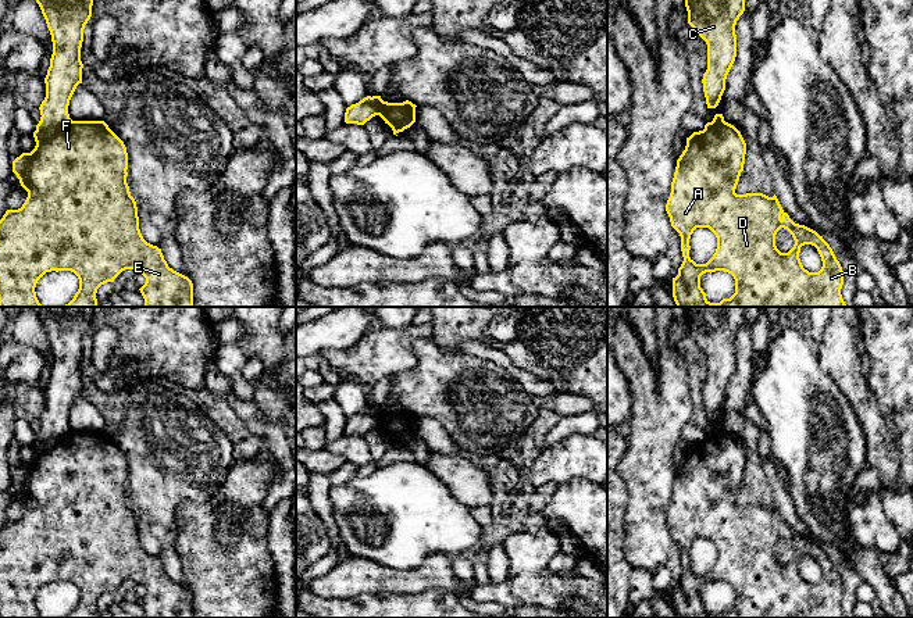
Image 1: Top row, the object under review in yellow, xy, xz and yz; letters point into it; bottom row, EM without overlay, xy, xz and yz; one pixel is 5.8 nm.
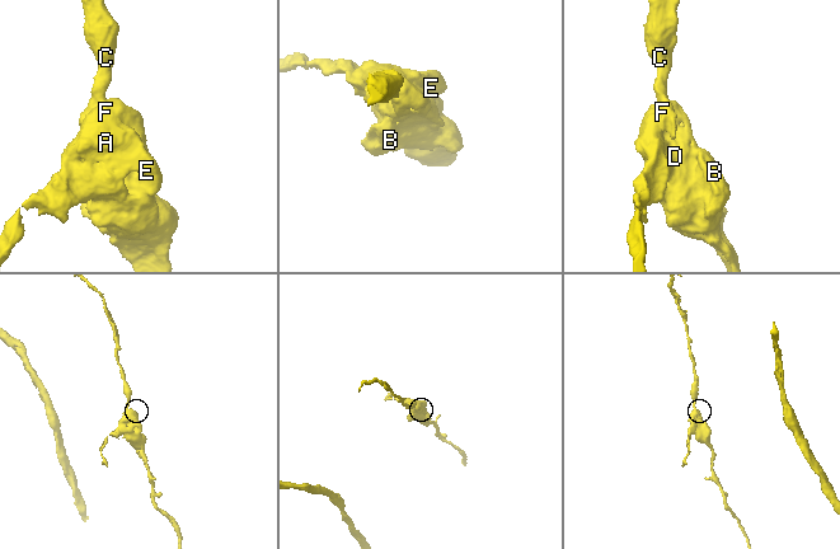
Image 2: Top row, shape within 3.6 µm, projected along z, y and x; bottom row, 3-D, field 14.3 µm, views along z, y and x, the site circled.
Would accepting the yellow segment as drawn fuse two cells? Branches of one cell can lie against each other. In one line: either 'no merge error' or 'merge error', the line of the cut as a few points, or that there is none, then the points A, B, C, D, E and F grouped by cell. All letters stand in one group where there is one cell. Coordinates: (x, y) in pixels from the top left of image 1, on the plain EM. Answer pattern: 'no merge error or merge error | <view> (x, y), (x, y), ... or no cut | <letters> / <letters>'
merge error | xy (71, 431), (38, 457), (31, 468), (27, 492), (22, 497) | A B D E F / C

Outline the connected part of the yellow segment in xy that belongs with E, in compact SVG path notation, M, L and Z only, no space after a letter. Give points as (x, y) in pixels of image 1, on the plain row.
M69 432L57 443L38 457L35 465L31 468L28 479L26 493L22 497L28 503L28 508L21 519L7 521L0 531L0 618L43 618L36 608L36 594L46 585L51 582L71 582L79 590L79 600L74 610L63 618L97 618L96 604L97 600L114 590L125 581L135 581L140 583L146 593L139 600L145 618L192 618L193 617L193 594L192 592L168 578L161 560L147 554L139 540L139 528L135 510L131 507L129 497L126 494L128 487L128 464L124 453L108 439L104 432Z

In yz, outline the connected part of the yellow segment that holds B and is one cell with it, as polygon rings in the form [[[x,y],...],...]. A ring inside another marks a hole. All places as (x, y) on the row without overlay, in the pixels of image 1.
[[[725,432],[707,433],[705,436],[703,442],[693,443],[689,449],[686,449],[685,461],[682,462],[682,465],[677,471],[677,478],[675,478],[674,489],[673,489],[673,493],[671,493],[671,504],[670,504],[670,508],[668,508],[667,515],[666,515],[666,522],[670,528],[671,537],[681,547],[681,562],[682,562],[682,568],[684,568],[684,572],[682,572],[681,578],[678,579],[678,586],[675,589],[673,589],[673,608],[674,608],[677,618],[848,618],[845,615],[844,610],[842,610],[842,606],[841,606],[841,600],[842,600],[842,596],[844,596],[842,578],[841,578],[839,572],[837,571],[832,560],[823,550],[823,547],[820,547],[816,542],[813,542],[813,540],[810,540],[805,536],[795,535],[789,529],[789,526],[782,521],[775,506],[773,508],[768,508],[763,504],[746,504],[746,506],[737,506],[735,504],[741,483],[743,482],[745,465],[746,465],[746,454],[742,449],[741,443],[734,436],[731,436]],[[696,539],[709,539],[717,549],[716,564],[713,565],[713,568],[706,575],[696,575],[689,568],[689,561],[691,561],[689,550],[691,550],[691,546],[693,544],[693,542]],[[781,539],[787,540],[795,551],[793,558],[788,564],[781,564],[775,557],[775,546]],[[805,556],[812,556],[817,560],[817,562],[821,568],[821,572],[823,572],[823,578],[819,583],[809,583],[807,581],[803,579],[800,569],[799,569],[799,564],[800,564],[800,558],[805,557]],[[716,582],[724,582],[724,583],[728,583],[734,587],[735,604],[730,610],[723,610],[720,614],[710,614],[706,610],[707,606],[700,599],[700,587],[706,583],[712,585],[712,583],[716,583]]]

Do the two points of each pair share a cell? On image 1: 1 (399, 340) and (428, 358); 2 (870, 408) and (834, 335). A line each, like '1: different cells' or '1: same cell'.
1: different cells
2: same cell

